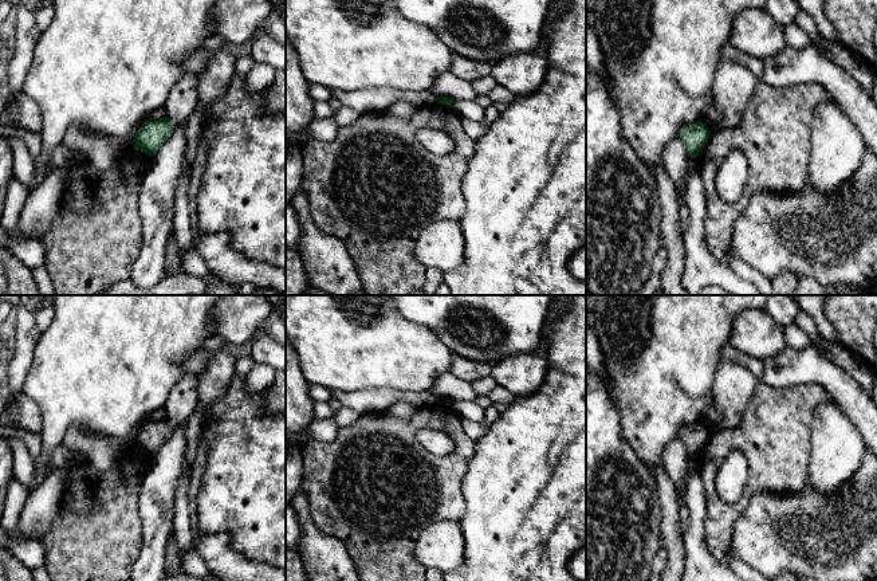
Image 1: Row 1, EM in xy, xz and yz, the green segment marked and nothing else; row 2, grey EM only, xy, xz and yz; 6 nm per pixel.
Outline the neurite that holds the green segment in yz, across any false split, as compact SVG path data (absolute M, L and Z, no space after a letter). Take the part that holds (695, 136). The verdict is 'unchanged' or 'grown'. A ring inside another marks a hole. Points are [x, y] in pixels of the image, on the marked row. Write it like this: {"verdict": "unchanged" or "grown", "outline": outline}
{"verdict": "unchanged", "outline": "M699 119L695 123L684 125L680 131L680 138L687 148L688 157L696 158L707 145L711 131Z"}

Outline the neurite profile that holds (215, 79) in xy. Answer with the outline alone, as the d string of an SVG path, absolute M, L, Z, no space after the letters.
M223 47L212 52L211 60L198 74L197 106L204 119L208 117L211 105L224 95L235 78L235 63L236 58Z

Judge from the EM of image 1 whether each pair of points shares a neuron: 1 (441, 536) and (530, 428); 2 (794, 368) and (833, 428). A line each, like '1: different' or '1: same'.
1: different
2: different

